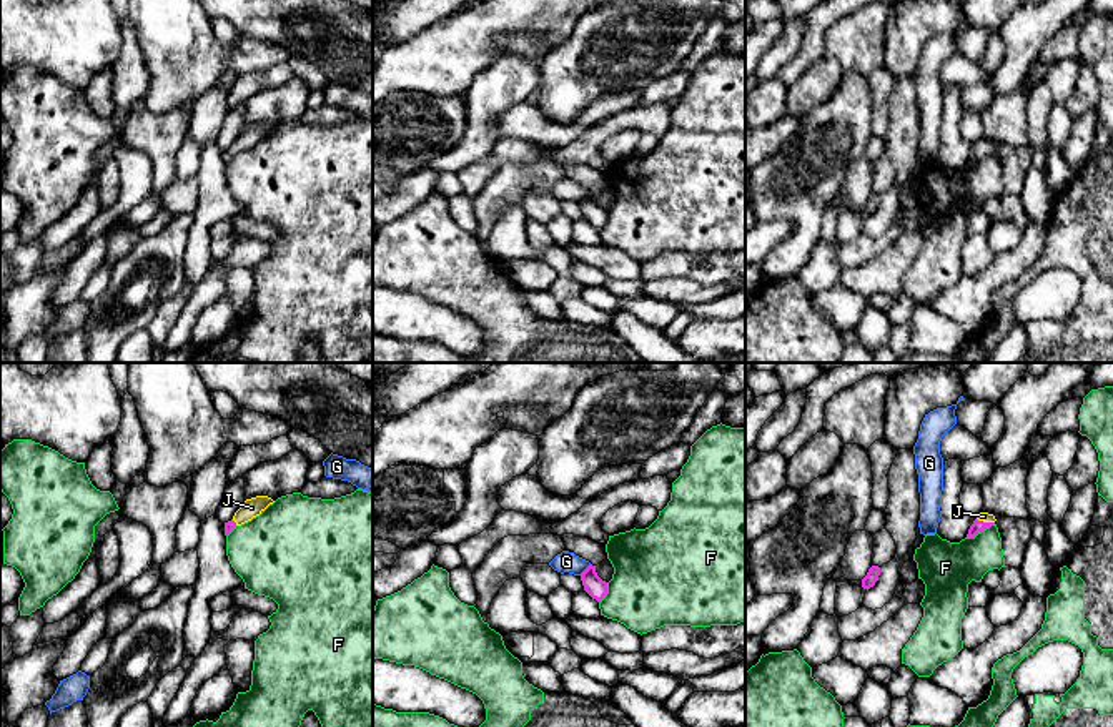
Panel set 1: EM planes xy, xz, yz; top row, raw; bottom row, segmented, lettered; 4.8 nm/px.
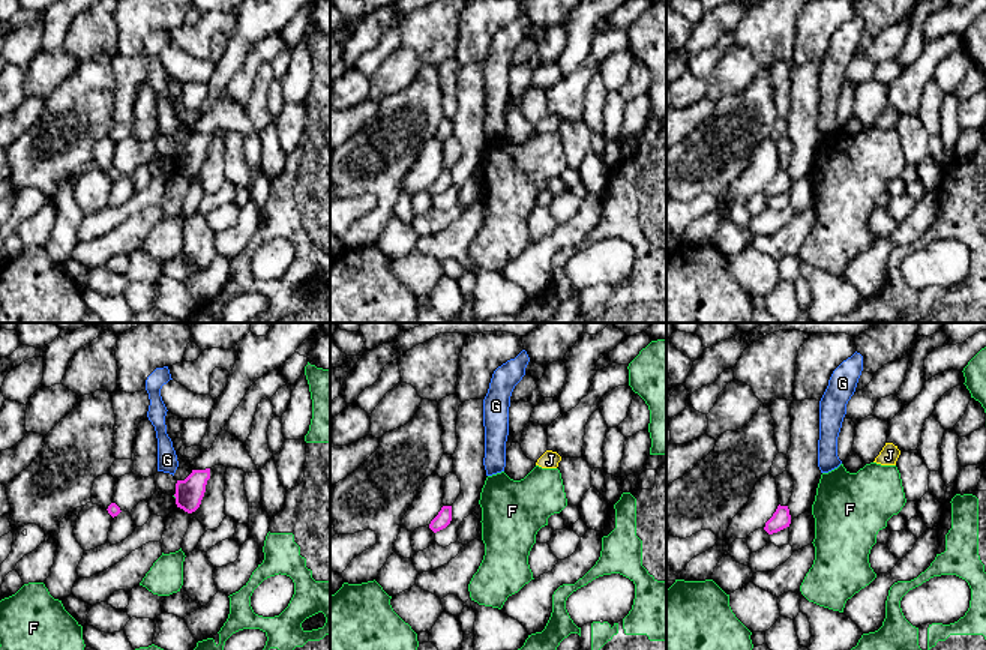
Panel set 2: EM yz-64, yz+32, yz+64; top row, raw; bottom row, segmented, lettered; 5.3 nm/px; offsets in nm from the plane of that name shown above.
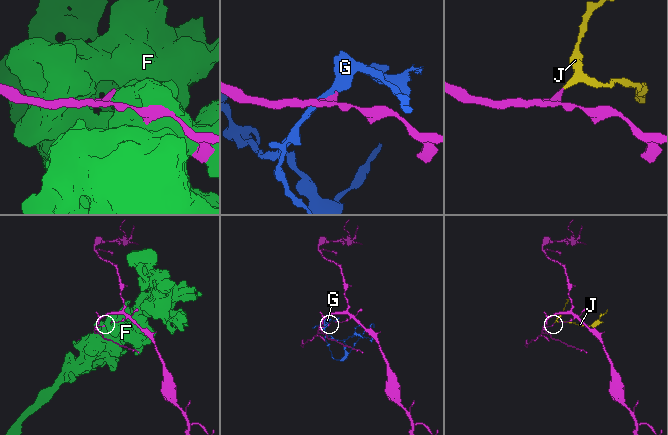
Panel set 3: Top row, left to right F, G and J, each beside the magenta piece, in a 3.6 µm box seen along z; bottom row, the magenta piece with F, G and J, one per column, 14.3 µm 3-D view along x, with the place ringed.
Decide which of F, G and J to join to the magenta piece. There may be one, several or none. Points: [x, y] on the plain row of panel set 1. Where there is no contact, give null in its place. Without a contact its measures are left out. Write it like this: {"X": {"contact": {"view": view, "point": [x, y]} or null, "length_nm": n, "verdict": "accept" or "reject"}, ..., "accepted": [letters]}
{"F": {"contact": {"view": "yz", "point": [980, 158]}, "length_nm": 150, "verdict": "reject"}, "G": {"contact": {"view": "xz", "point": [586, 197]}, "length_nm": 80, "verdict": "reject"}, "J": {"contact": {"view": "yz", "point": [985, 150]}, "length_nm": 90, "verdict": "accept"}, "accepted": ["J"]}

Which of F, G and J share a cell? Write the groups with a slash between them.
F / G / J

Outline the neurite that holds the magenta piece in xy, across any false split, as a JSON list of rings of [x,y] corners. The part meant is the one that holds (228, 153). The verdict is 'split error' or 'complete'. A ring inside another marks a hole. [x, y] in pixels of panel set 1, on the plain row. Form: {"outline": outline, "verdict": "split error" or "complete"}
{"outline": [[[256,123],[246,126],[240,136],[235,140],[233,146],[225,150],[225,163],[228,163],[236,153],[241,153],[253,145],[260,143],[275,128],[268,123]]], "verdict": "split error"}

